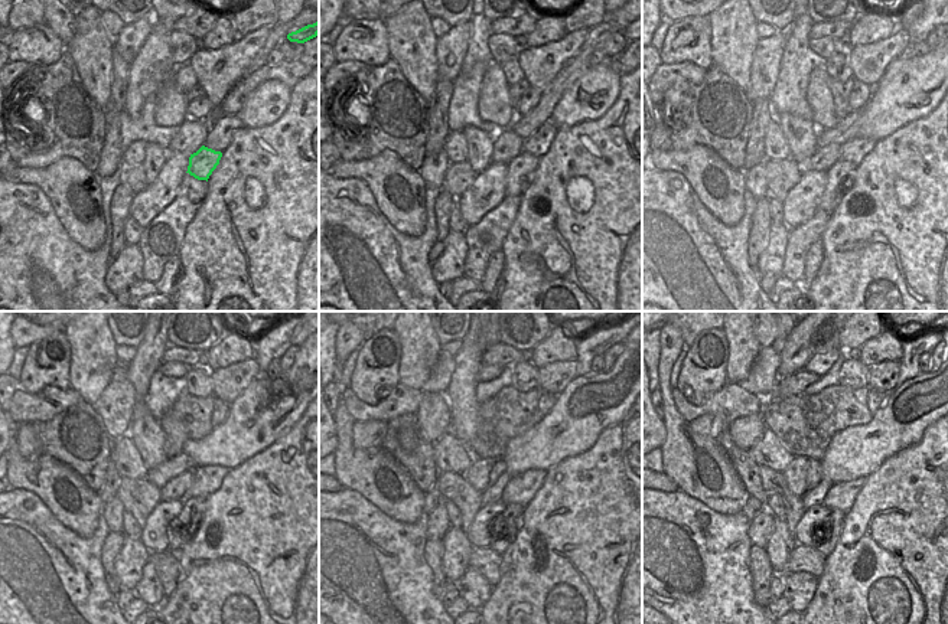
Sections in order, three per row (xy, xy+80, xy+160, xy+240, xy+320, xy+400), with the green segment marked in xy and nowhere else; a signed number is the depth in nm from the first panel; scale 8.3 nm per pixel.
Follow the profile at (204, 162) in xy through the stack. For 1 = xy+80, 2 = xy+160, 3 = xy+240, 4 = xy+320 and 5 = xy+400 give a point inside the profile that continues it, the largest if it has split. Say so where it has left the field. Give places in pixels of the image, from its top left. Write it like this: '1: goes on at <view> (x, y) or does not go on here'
1: goes on at xy+80 (520, 169)
2: goes on at xy+160 (841, 172)
3: goes on at xy+240 (189, 515)
4: goes on at xy+320 (511, 516)
5: goes on at xy+400 (834, 520)

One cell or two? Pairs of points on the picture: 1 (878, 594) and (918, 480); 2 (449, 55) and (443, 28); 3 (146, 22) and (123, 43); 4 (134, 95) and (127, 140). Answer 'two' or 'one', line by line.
1: one
2: two
3: one
4: two

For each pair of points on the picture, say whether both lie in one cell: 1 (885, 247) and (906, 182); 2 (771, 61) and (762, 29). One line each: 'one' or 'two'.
1: one
2: two

